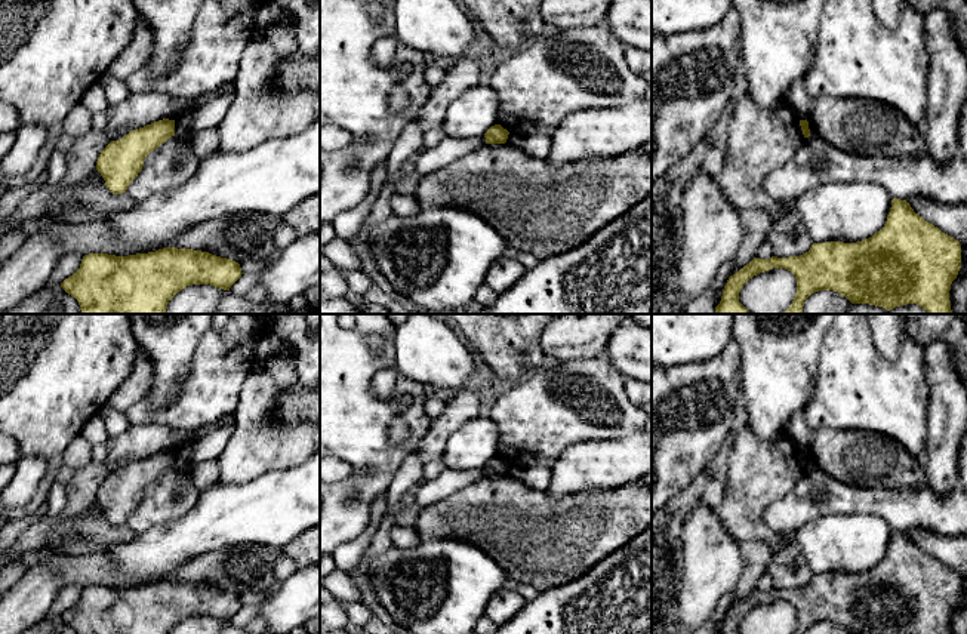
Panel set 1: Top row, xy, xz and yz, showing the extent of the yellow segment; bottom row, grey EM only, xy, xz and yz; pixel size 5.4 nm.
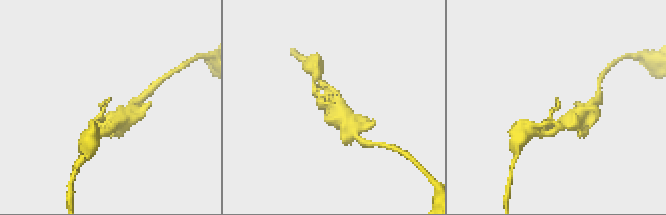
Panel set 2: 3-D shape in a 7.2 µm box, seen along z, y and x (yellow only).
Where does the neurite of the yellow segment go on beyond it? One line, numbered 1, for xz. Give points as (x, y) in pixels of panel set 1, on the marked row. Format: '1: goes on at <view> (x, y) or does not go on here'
1: does not go on here

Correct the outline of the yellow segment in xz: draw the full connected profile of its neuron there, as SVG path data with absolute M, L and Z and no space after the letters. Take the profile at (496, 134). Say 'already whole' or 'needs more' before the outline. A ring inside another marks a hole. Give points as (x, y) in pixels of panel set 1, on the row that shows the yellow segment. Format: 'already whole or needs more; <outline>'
already whole; M501 124L492 126L486 133L486 144L505 144L509 132L503 129Z

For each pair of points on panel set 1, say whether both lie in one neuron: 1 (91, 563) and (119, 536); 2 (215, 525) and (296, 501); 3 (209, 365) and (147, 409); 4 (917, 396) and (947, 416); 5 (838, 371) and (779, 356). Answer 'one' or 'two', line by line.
1: two
2: one
3: one
4: two
5: two

